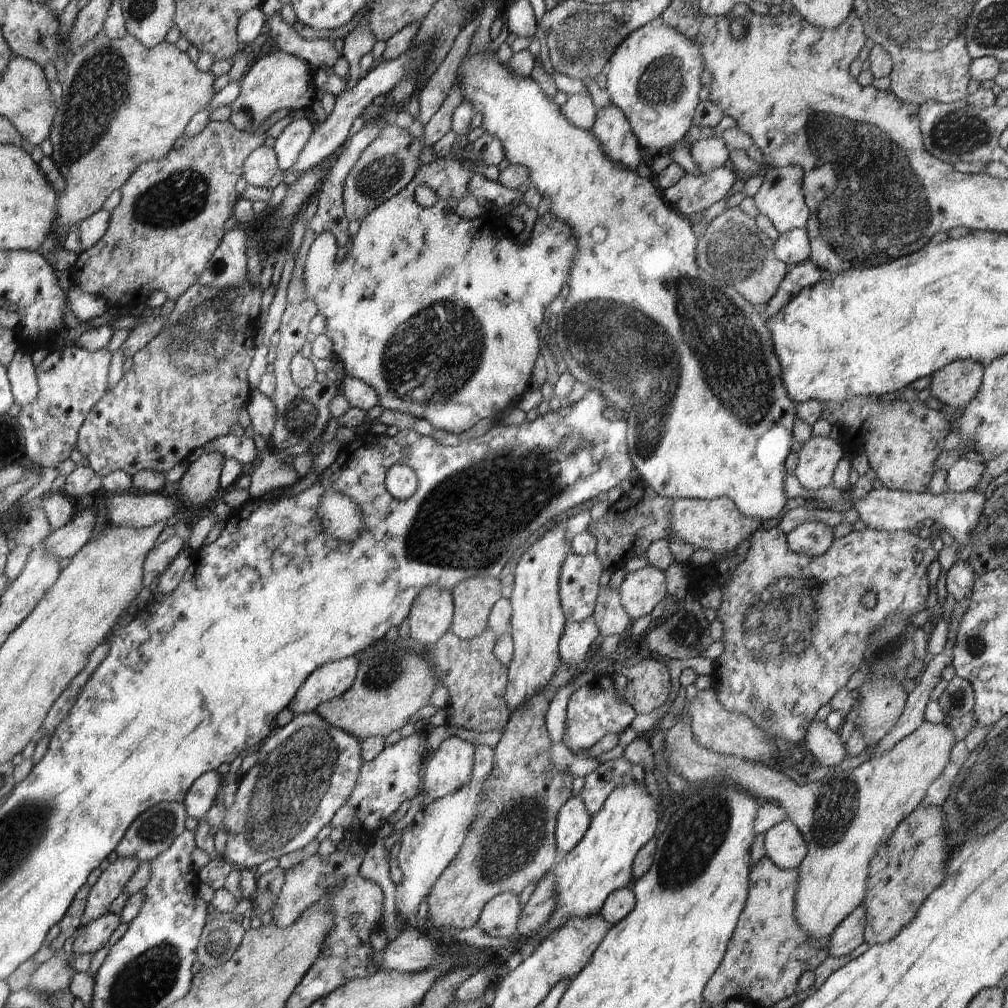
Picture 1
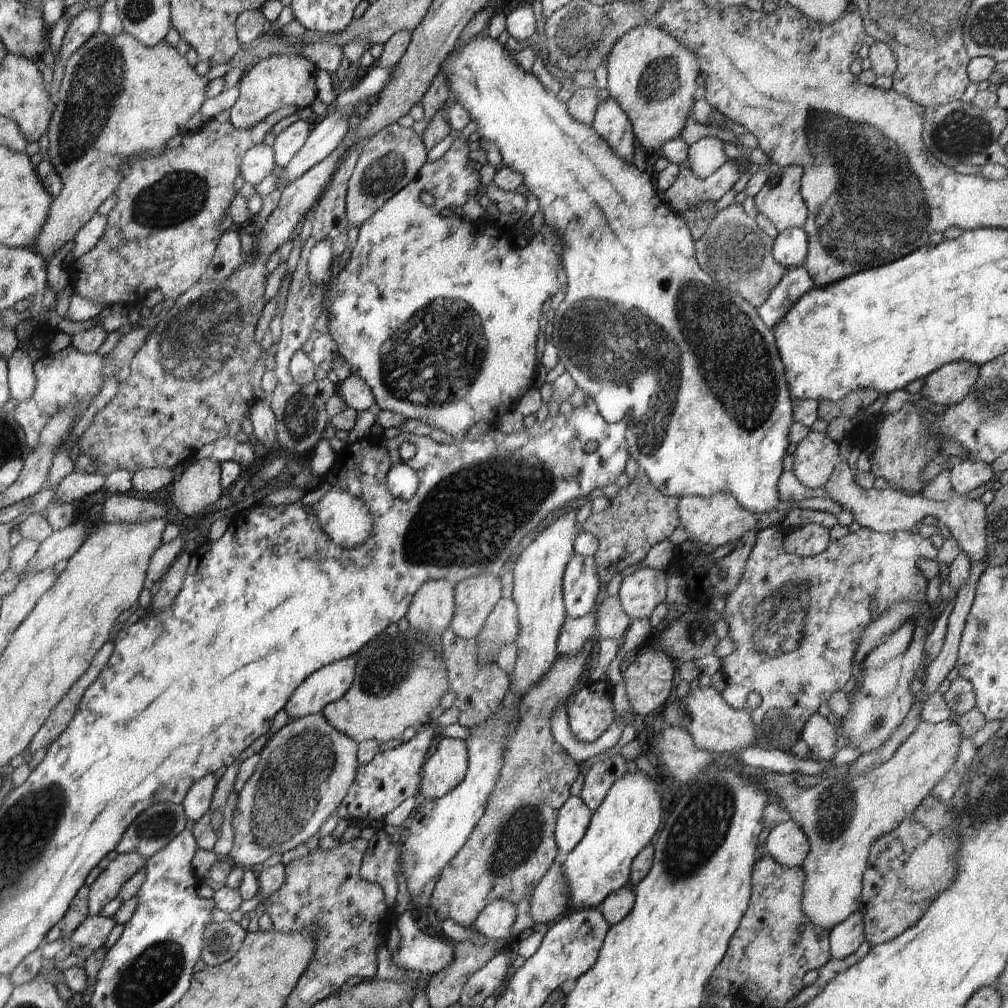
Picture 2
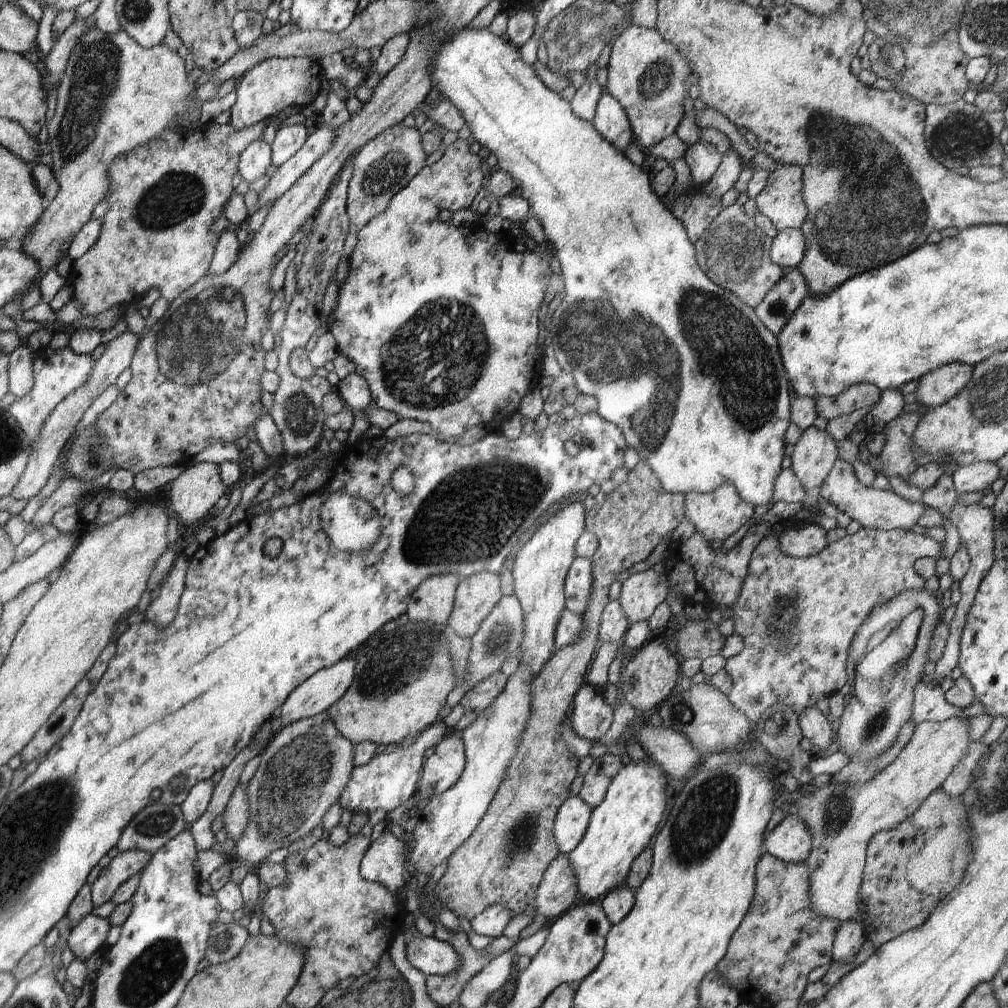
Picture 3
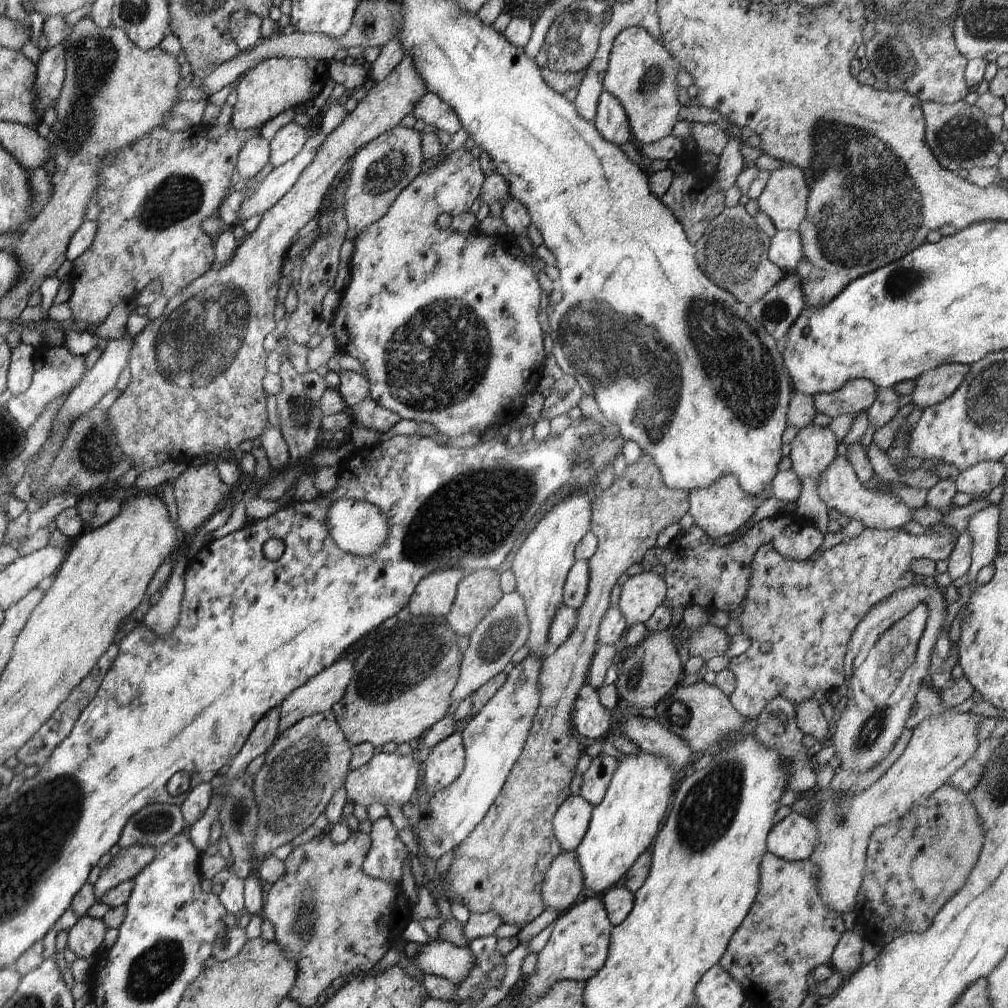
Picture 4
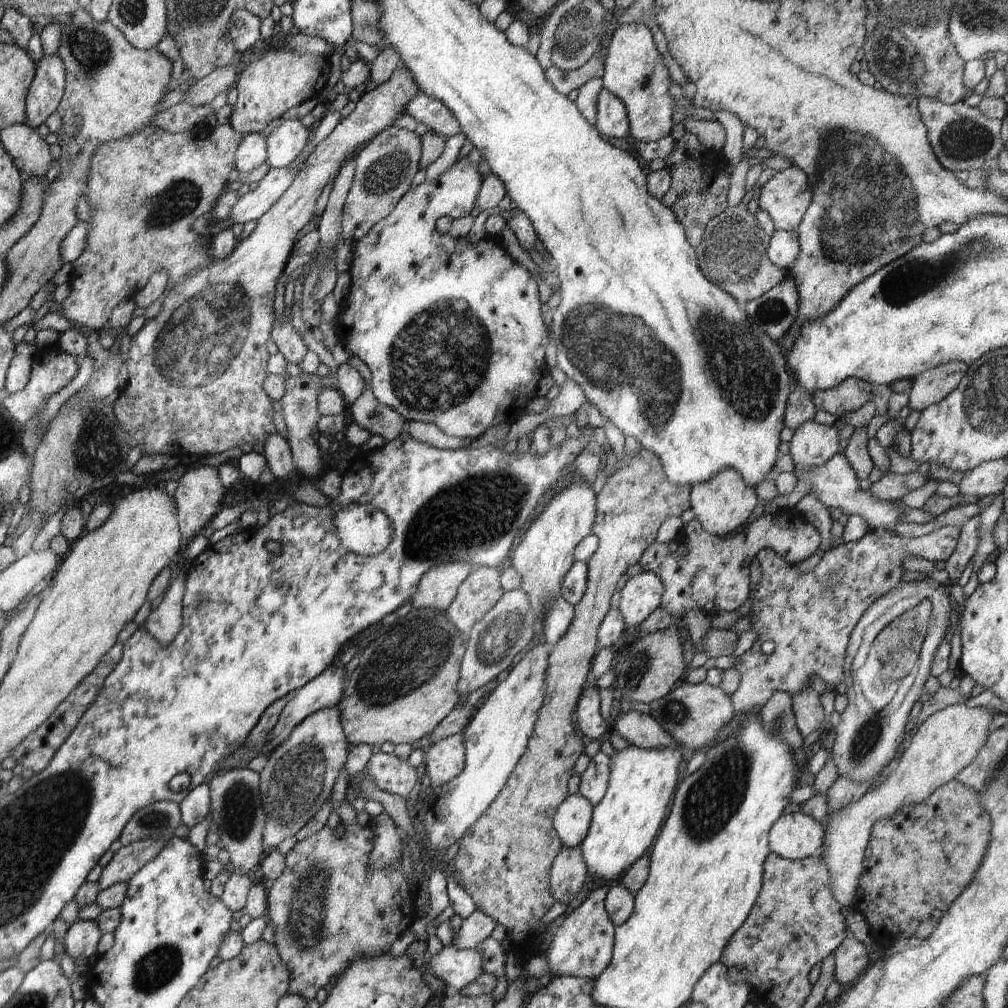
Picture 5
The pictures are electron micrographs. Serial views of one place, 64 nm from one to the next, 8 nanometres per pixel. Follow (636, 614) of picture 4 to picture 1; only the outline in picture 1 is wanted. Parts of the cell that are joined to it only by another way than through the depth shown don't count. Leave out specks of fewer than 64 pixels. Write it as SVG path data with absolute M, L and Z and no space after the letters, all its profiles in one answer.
M647 565L636 572L627 573L619 587L621 604L632 620L638 620L654 611L656 604L667 596L664 571Z

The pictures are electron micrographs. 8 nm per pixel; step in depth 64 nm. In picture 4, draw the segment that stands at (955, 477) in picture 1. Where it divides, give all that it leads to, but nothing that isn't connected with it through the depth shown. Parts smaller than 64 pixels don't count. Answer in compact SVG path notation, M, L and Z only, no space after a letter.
M983 461L974 464L968 470L960 471L955 481L956 490L980 499L991 493L998 484L1002 484L1006 472L1007 468L1001 461Z

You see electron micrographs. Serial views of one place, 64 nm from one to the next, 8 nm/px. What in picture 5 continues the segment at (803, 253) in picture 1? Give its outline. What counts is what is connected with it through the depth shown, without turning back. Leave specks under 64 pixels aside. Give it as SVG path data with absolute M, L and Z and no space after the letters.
M775 230L767 249L767 258L770 262L788 273L788 270L794 266L798 254L800 254L798 234L795 231Z

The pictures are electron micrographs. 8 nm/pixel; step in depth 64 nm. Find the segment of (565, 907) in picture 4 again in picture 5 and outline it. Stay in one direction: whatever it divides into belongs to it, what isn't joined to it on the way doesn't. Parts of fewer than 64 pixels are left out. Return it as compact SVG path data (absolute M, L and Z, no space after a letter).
M580 847L566 848L556 856L550 866L550 894L554 902L568 906L586 884L588 872Z

